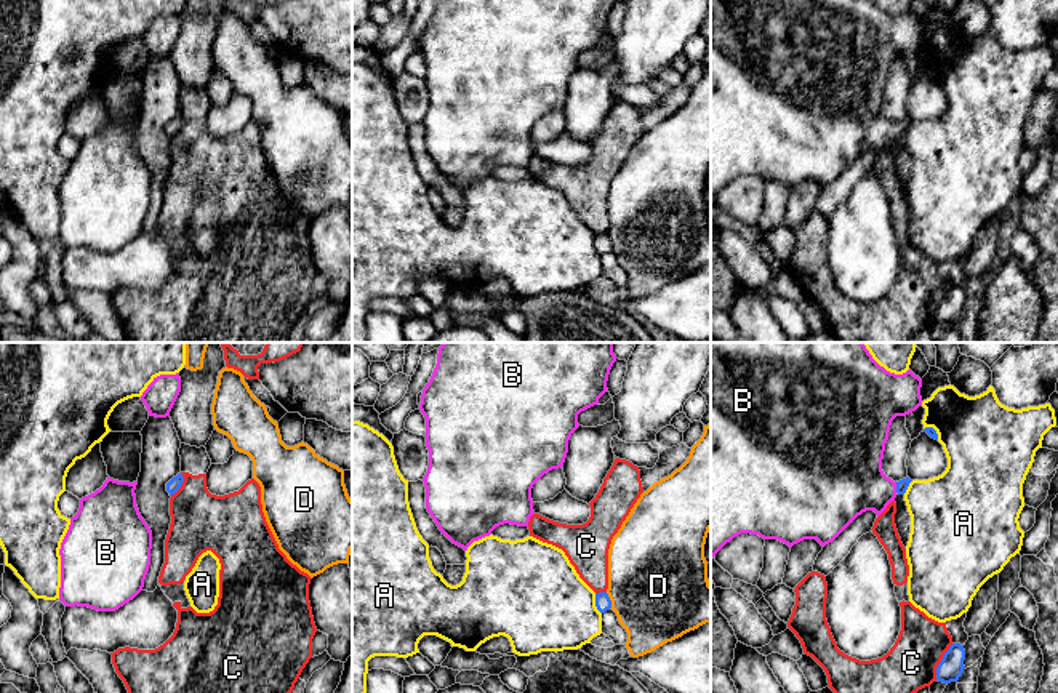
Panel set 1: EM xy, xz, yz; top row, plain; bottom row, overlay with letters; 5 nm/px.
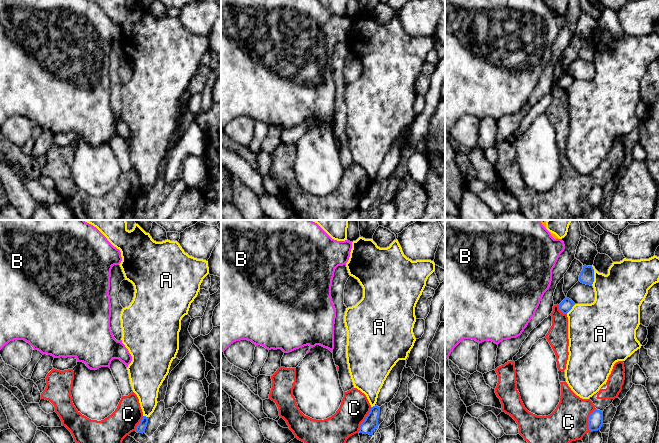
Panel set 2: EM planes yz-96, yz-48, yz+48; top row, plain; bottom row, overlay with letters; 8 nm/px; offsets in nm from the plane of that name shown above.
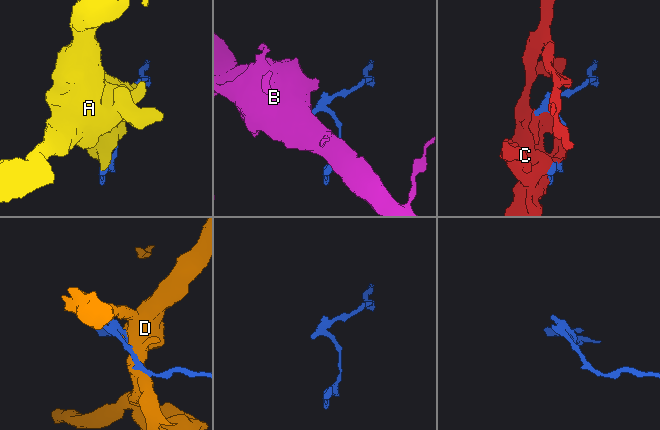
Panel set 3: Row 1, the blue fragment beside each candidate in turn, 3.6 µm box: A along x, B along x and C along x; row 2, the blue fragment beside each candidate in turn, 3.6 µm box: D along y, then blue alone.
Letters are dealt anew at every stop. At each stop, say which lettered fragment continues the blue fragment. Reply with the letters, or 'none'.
B

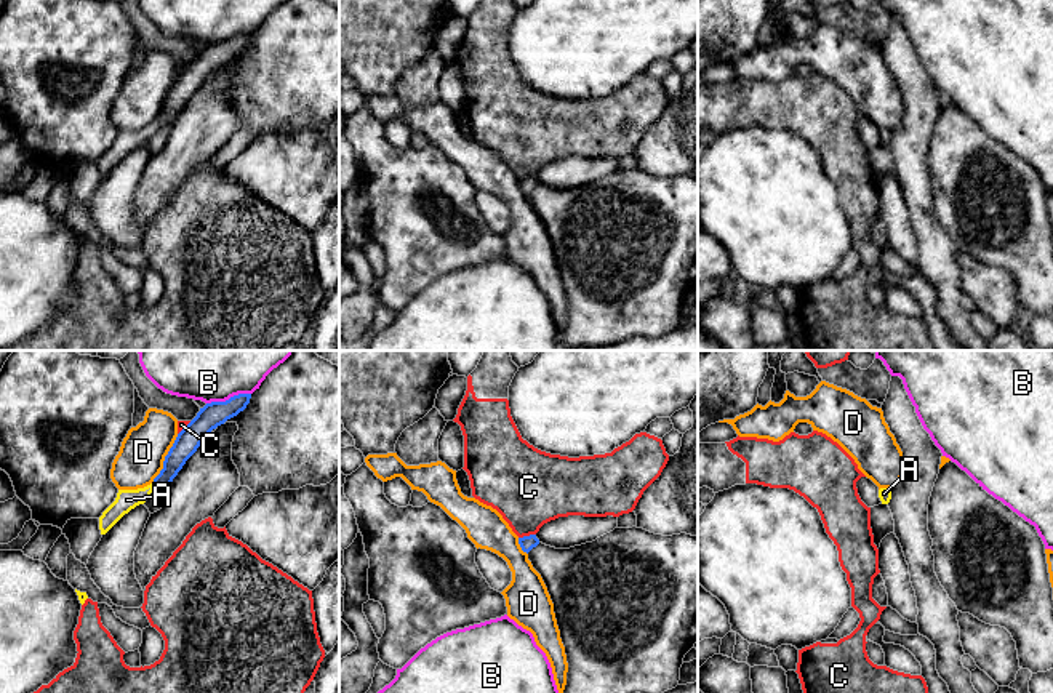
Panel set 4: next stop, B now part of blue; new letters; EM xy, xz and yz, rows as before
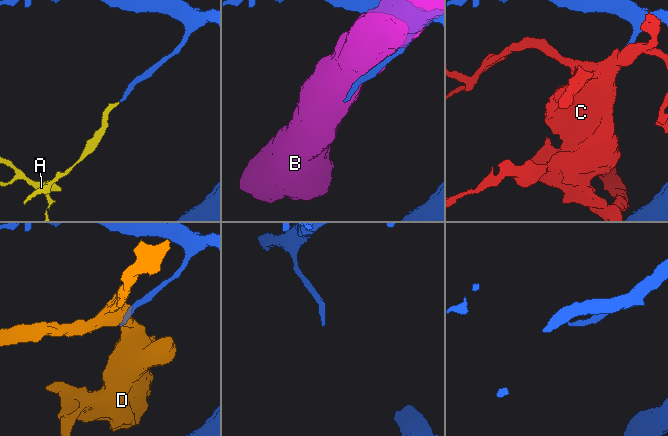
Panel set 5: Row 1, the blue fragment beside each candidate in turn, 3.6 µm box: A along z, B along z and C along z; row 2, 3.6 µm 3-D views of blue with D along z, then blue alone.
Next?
A

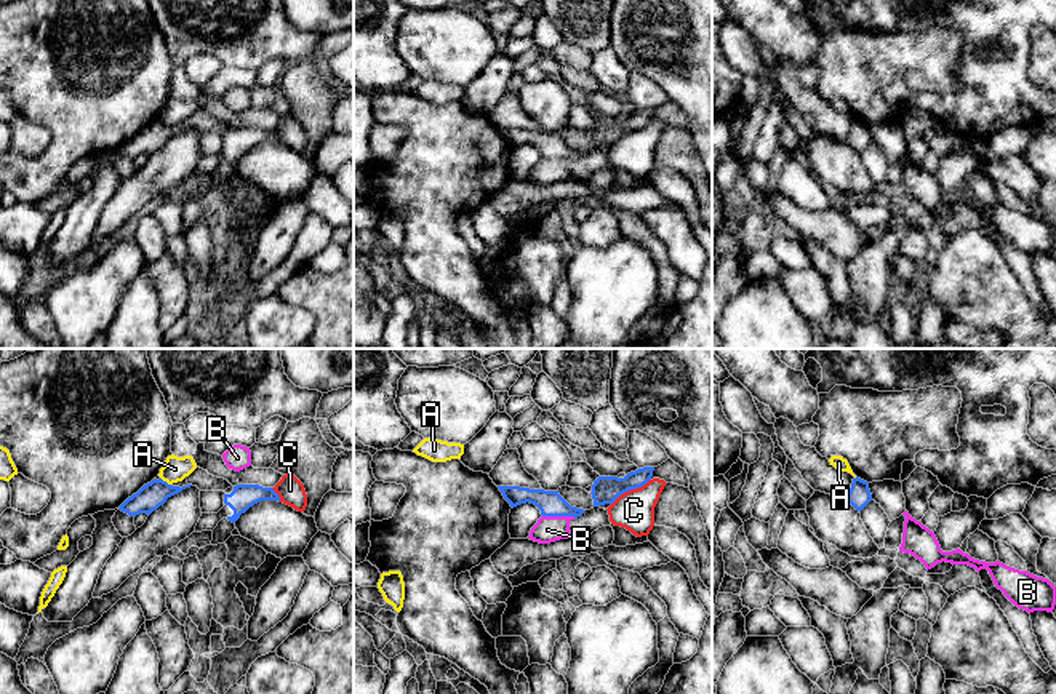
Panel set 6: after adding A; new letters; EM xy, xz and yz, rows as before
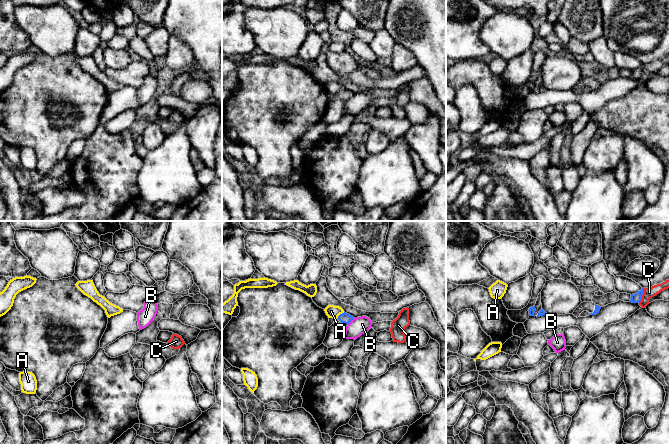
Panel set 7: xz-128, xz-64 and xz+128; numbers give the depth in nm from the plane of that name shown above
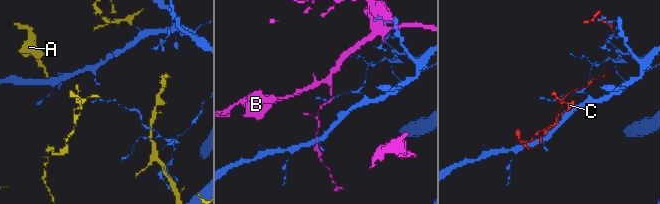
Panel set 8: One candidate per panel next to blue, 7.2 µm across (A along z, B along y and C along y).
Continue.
none

